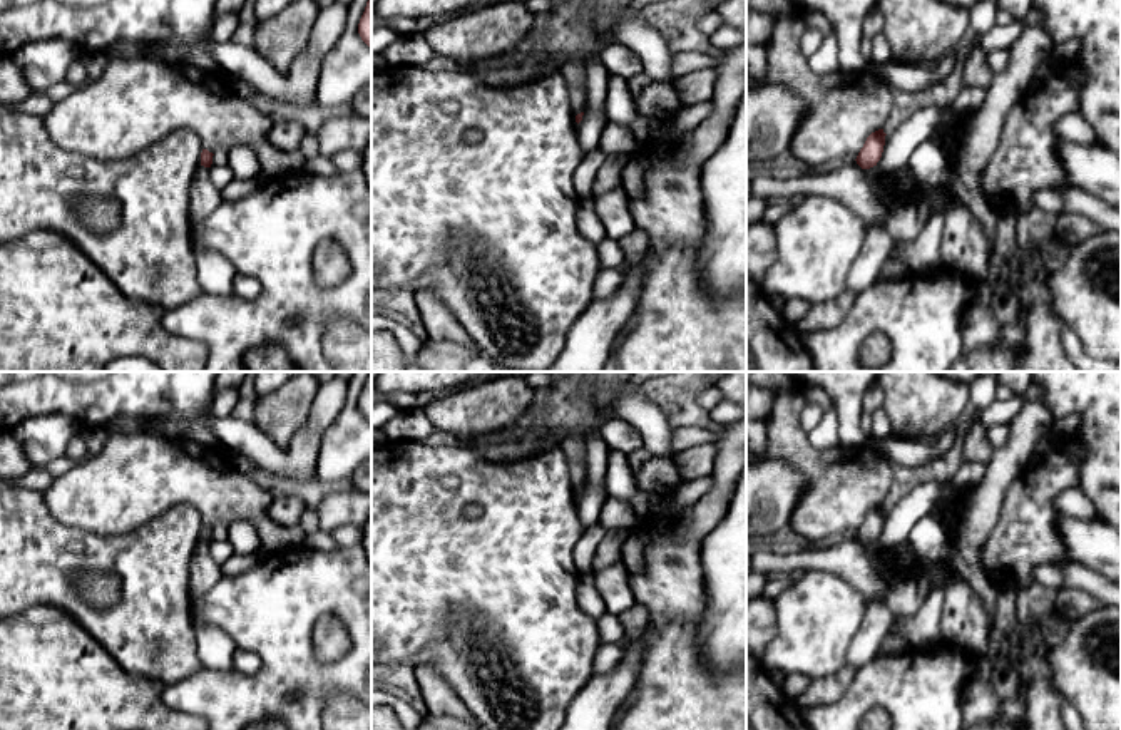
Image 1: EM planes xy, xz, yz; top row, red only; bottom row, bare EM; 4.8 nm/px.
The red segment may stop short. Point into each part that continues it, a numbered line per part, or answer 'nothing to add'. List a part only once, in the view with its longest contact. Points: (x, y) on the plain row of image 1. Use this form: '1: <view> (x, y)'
nothing to add

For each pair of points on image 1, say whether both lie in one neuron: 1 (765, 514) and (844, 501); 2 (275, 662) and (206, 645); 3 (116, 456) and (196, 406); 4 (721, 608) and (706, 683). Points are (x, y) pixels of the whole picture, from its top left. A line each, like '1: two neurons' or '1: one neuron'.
1: two neurons
2: two neurons
3: two neurons
4: two neurons

